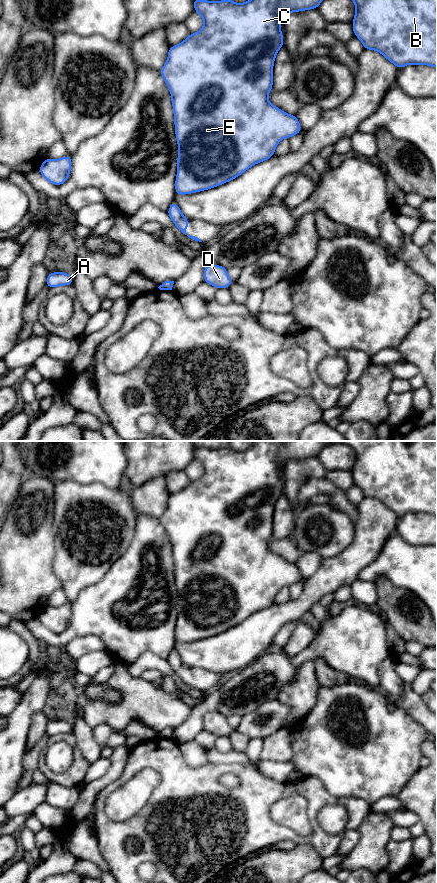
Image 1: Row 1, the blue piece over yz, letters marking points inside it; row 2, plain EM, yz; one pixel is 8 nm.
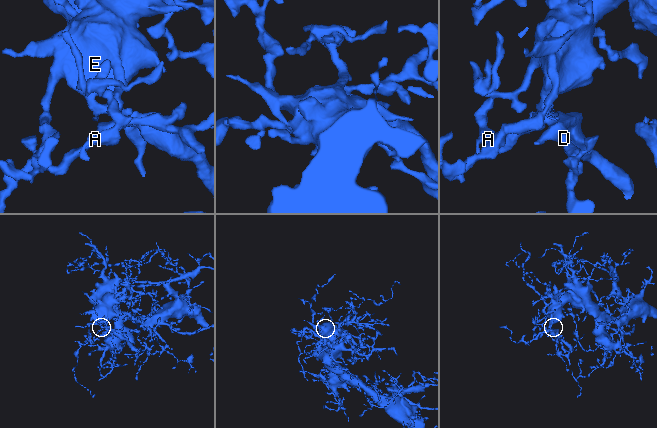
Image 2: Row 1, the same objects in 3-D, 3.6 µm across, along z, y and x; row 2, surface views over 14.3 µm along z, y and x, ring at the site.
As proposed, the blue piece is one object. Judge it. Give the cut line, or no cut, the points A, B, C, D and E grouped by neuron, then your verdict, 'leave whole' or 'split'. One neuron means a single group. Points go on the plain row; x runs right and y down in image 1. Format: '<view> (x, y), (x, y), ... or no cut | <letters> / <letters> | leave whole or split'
no cut | A B C D E | leave whole

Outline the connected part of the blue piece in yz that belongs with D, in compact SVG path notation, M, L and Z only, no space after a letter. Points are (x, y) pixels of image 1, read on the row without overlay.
M217 712L205 714L203 718L203 728L216 737L229 737L229 735L233 732L232 727L228 723L227 716Z

